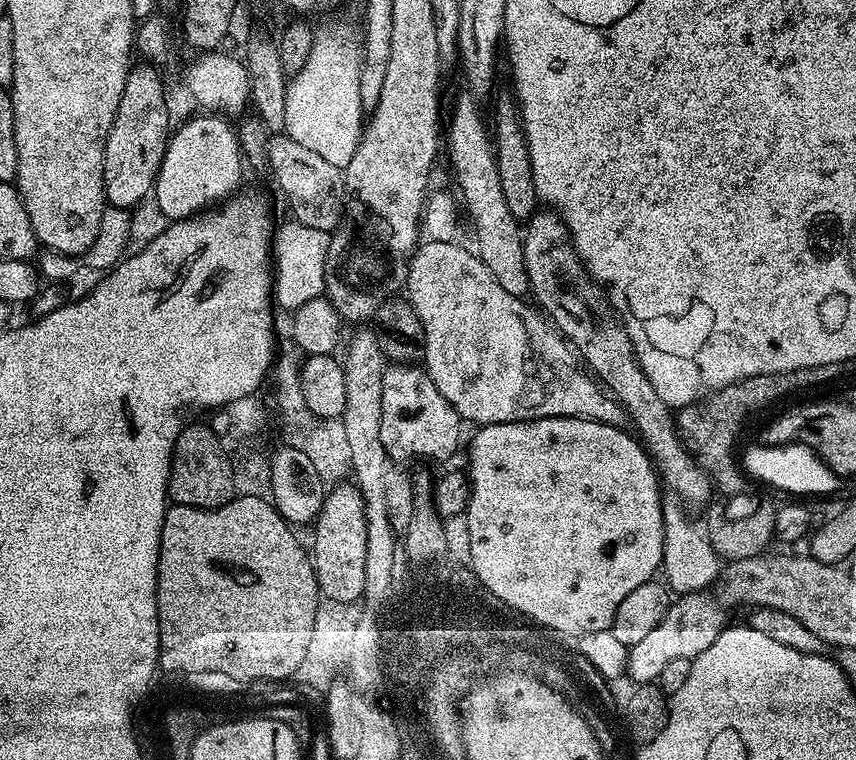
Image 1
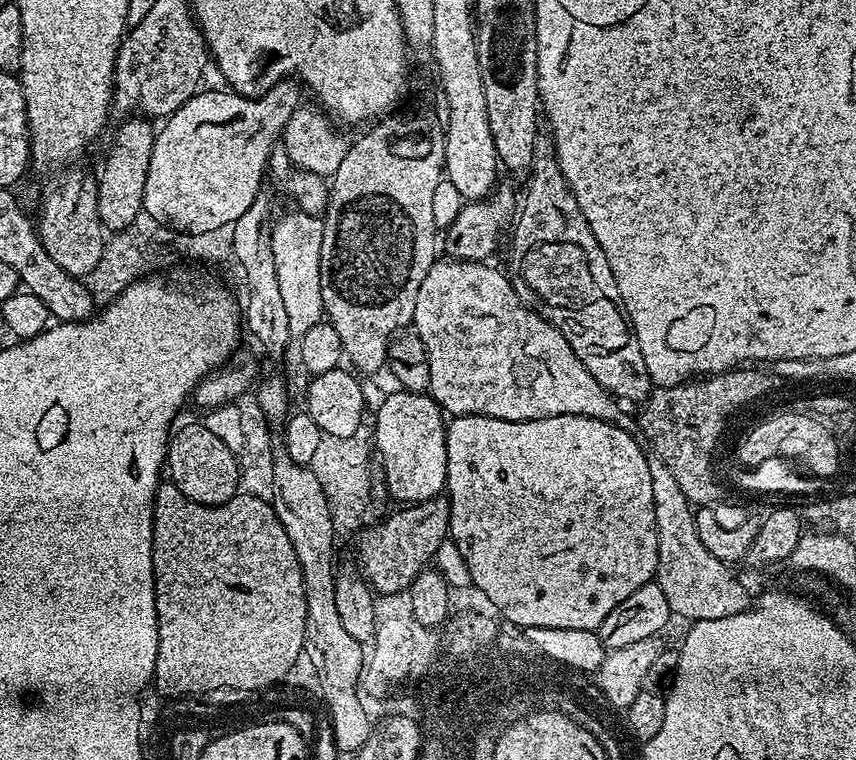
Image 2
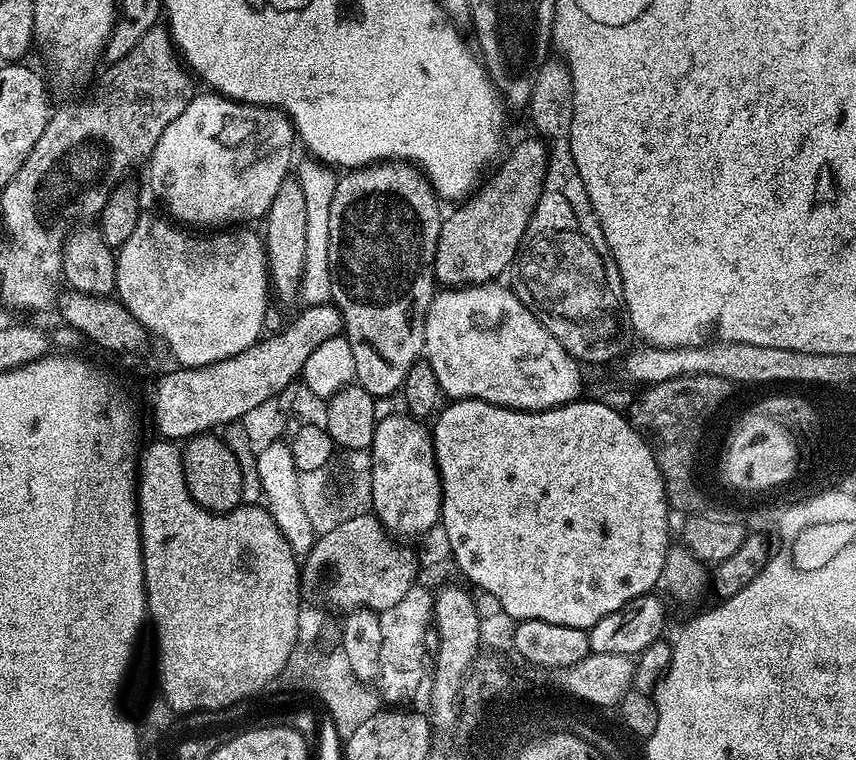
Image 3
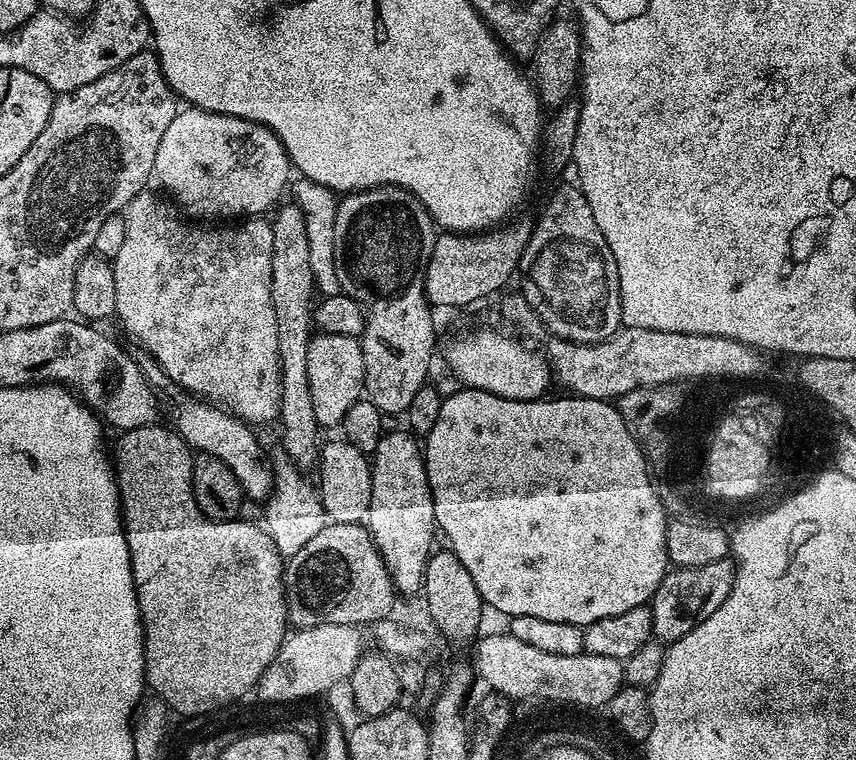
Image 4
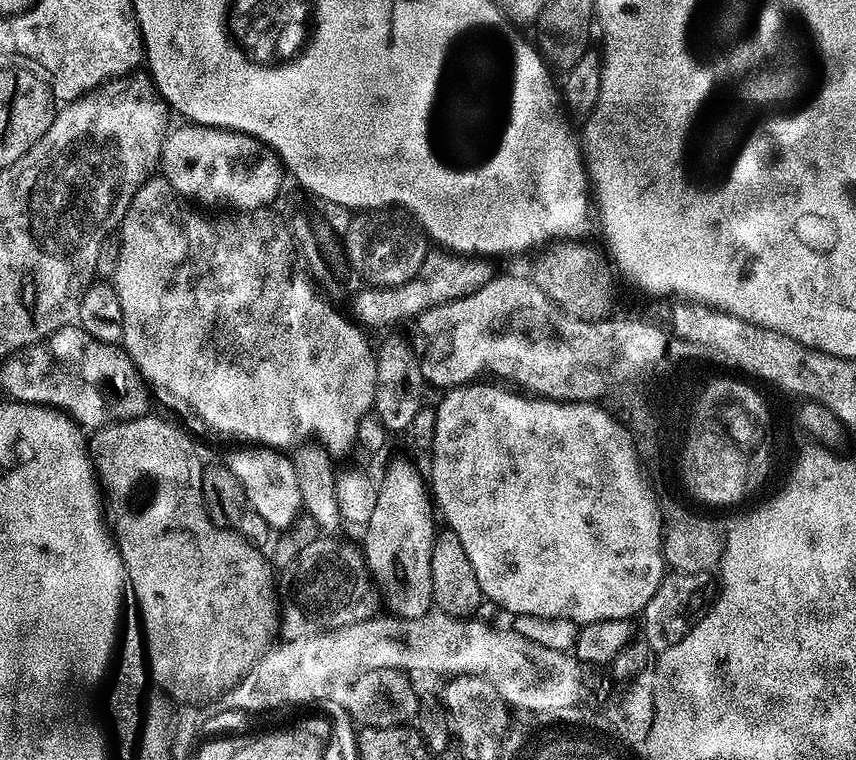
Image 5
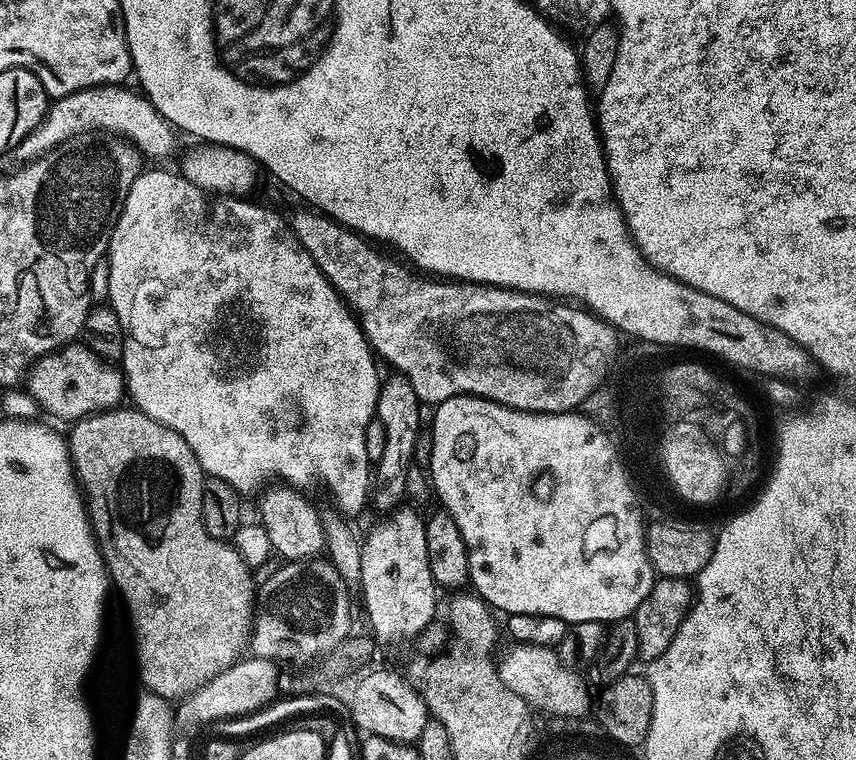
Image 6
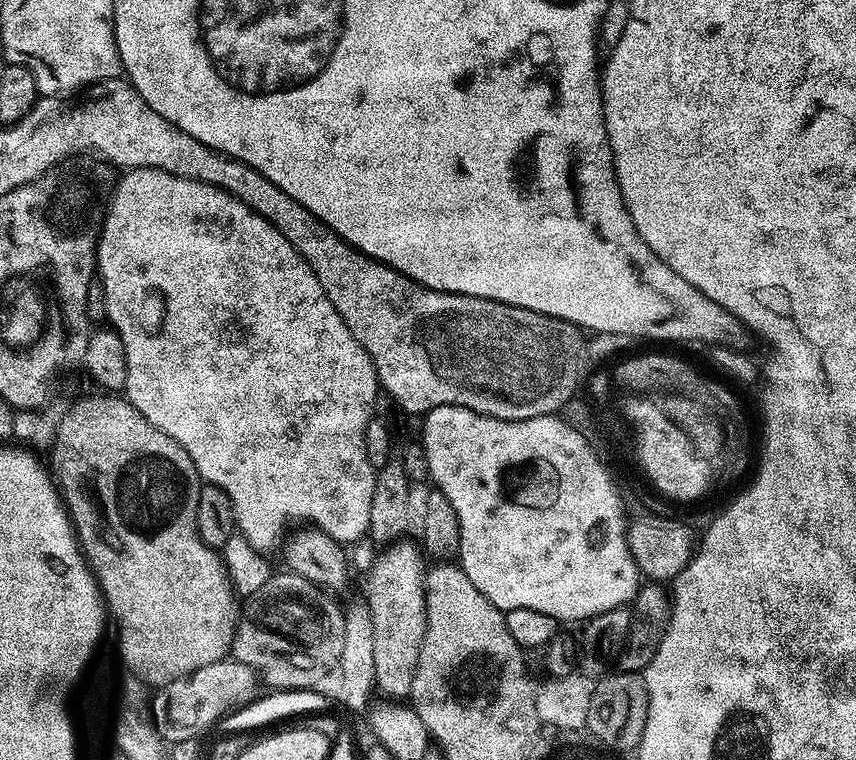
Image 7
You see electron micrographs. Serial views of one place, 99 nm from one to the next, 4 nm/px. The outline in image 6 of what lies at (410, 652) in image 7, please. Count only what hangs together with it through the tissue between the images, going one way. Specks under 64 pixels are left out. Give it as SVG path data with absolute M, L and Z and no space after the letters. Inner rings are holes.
M398 510L377 526L365 539L361 547L362 584L359 595L364 598L364 612L368 615L371 635L376 636L381 645L400 644L412 640L428 623L437 619L438 585L430 574L430 558L426 554L426 530L424 520L416 512Z

